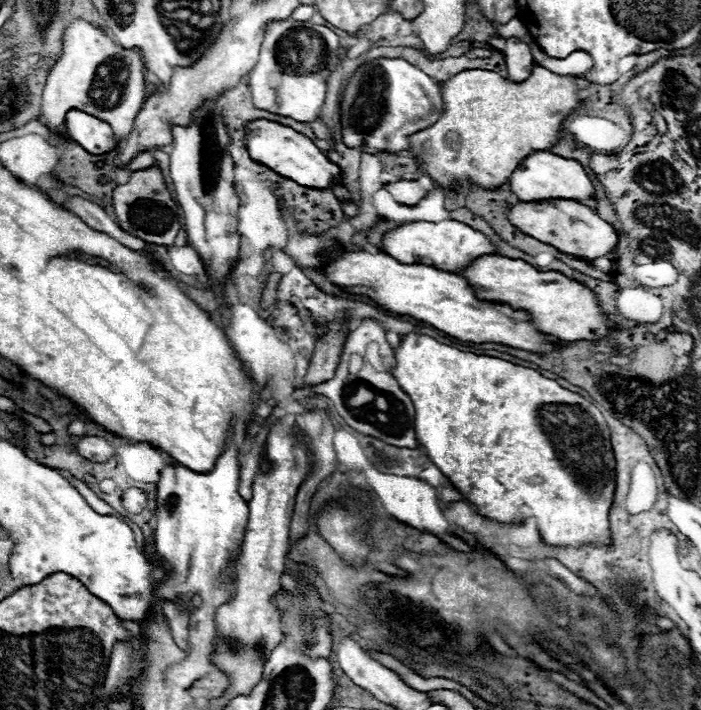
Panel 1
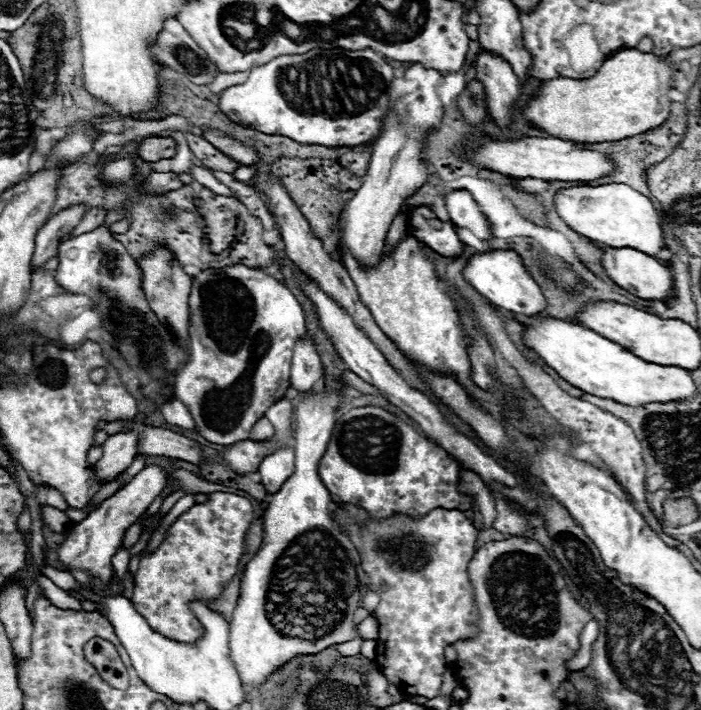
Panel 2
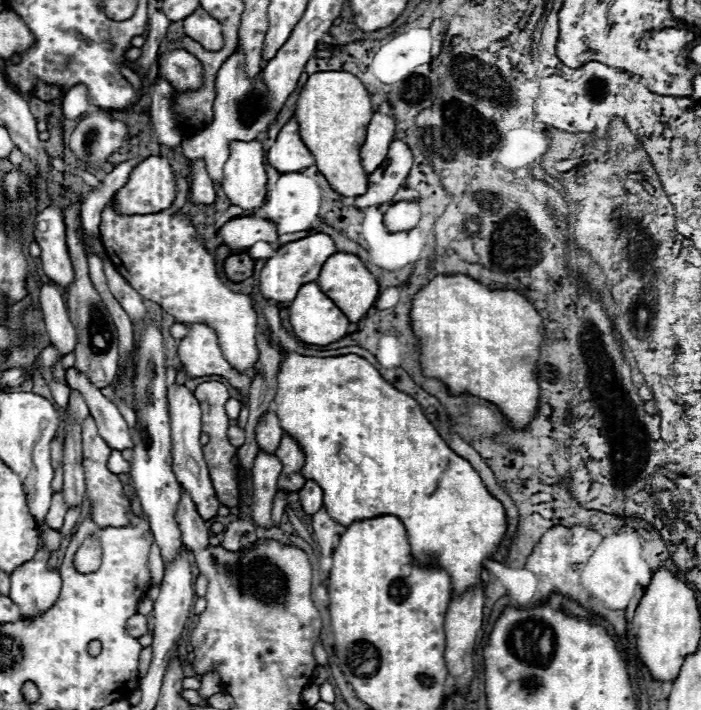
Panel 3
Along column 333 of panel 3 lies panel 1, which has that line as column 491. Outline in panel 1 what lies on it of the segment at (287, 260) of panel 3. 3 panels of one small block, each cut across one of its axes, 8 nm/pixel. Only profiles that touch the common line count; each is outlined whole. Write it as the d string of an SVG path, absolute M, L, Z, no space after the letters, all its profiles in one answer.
M456 220L402 224L394 232L388 232L382 244L384 244L382 250L402 264L424 264L424 266L434 266L438 270L452 272L452 274L458 274L460 270L470 266L474 258L480 258L486 254L498 254L496 244L488 236Z

